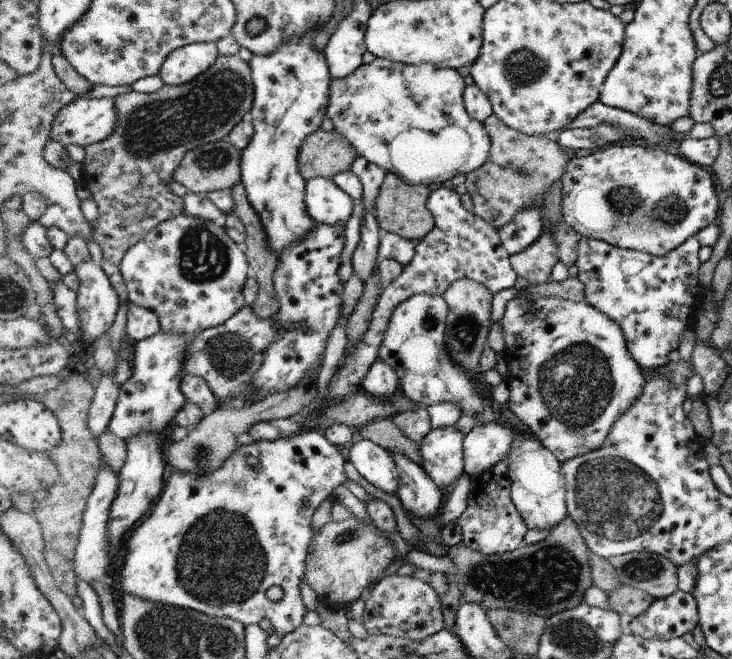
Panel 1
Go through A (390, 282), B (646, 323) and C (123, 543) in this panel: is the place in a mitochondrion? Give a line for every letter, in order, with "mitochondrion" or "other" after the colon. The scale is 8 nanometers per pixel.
A: other
B: other
C: other

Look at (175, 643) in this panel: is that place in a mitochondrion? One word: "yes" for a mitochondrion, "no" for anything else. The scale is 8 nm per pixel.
yes

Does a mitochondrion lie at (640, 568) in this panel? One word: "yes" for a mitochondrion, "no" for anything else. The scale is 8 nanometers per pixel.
yes

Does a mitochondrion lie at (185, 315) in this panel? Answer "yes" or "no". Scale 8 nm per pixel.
no

